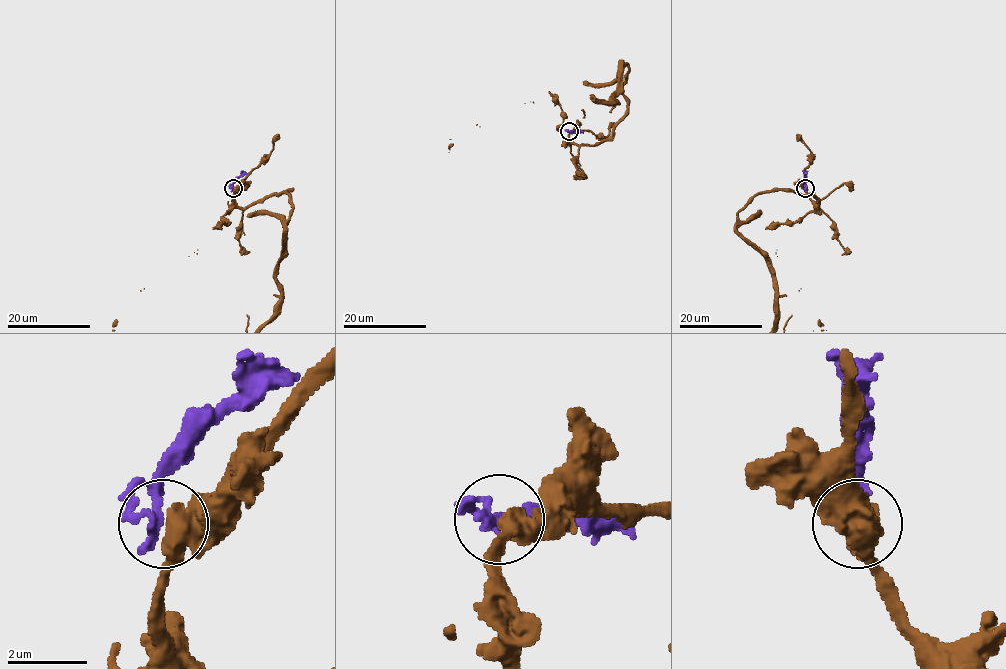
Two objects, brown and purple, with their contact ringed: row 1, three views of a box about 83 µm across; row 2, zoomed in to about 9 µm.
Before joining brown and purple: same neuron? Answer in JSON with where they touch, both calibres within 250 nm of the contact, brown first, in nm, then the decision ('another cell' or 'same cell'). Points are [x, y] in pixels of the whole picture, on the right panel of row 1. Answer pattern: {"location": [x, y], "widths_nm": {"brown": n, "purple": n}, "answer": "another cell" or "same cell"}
{"location": [805, 188], "widths_nm": {"brown": 500, "purple": 240}, "answer": "another cell"}

